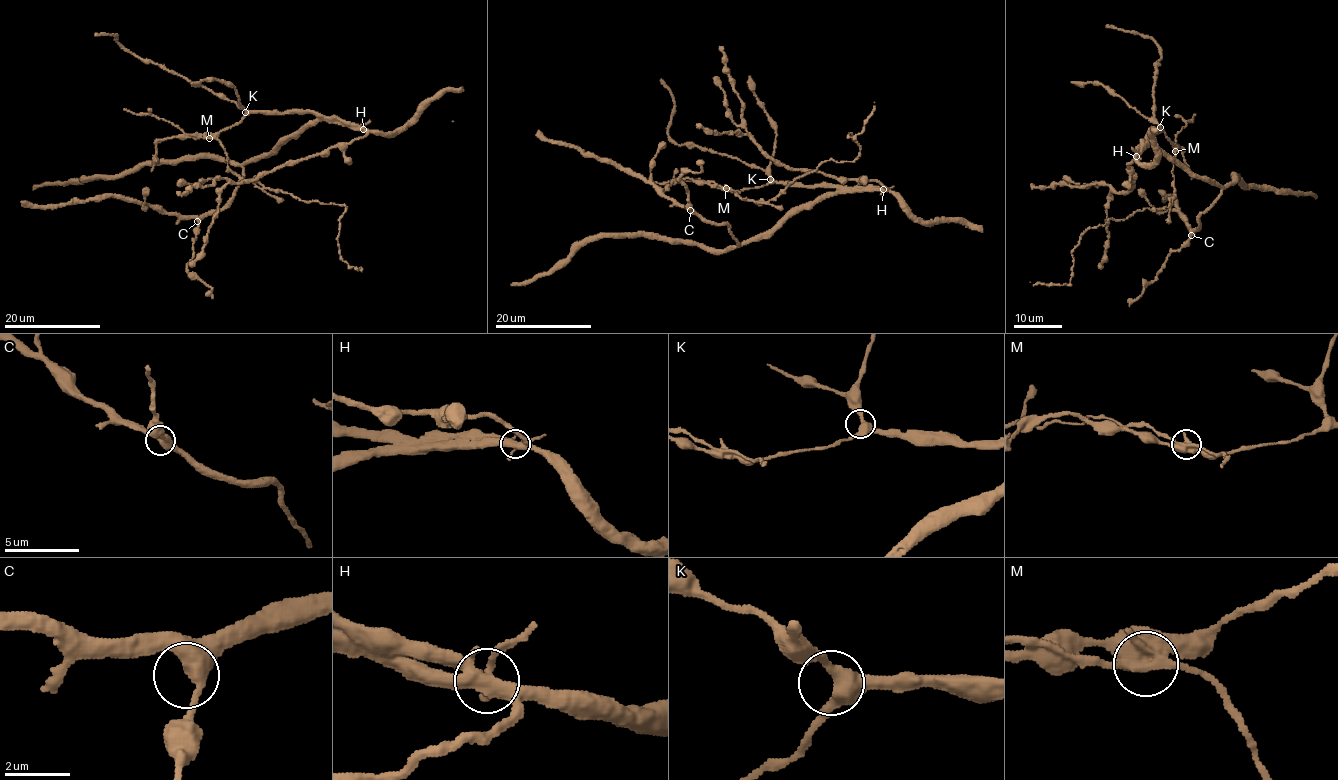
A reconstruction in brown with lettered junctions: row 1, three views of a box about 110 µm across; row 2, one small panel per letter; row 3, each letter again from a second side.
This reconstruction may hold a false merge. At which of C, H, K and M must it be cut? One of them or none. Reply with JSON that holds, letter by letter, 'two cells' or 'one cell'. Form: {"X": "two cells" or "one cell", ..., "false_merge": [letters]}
{"C": "one cell", "H": "one cell", "K": "one cell", "M": "two cells", "false_merge": ["M"]}

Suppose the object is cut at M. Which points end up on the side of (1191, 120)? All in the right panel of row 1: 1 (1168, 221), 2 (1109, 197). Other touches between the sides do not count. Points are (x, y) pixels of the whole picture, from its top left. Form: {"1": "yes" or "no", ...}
{"1": "yes", "2": "no"}

